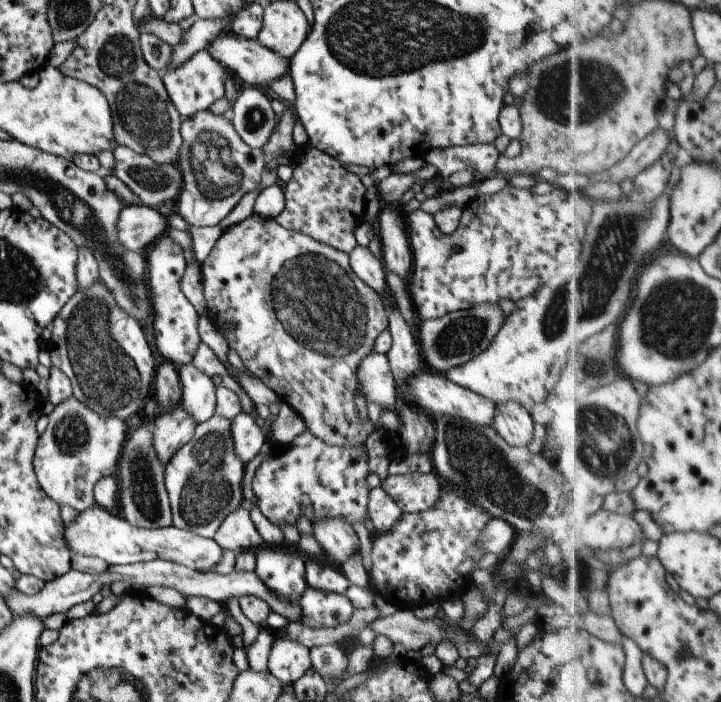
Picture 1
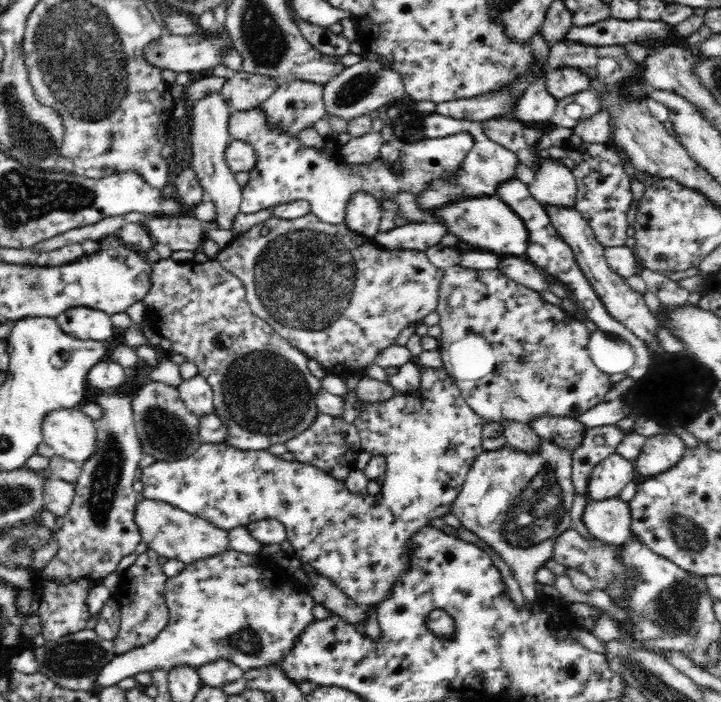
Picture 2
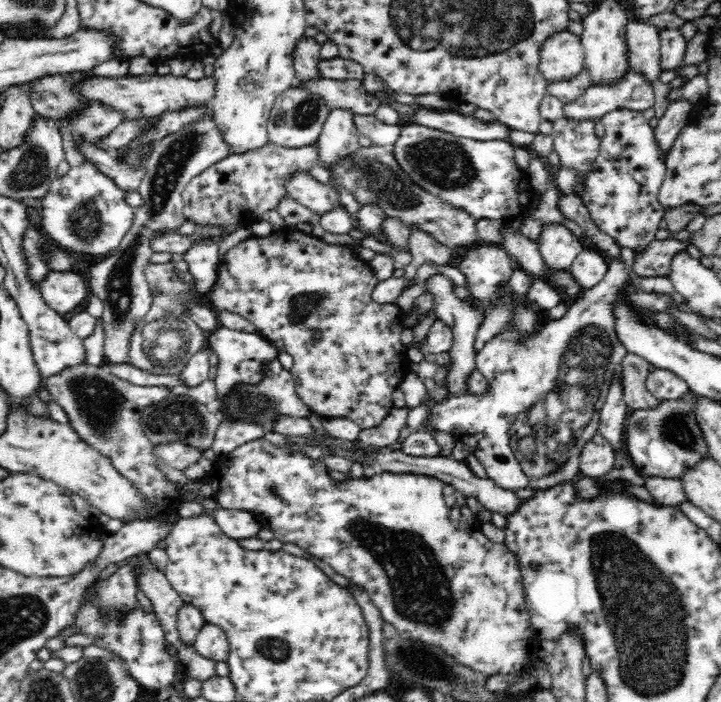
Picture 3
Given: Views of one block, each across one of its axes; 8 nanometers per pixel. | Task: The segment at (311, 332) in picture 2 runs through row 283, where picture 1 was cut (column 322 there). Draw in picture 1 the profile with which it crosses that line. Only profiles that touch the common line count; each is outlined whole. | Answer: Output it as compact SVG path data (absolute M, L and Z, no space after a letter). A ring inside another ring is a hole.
M253 214L245 218L237 225L233 225L228 230L222 232L221 236L208 256L200 263L201 285L203 288L203 297L205 300L206 311L209 318L220 330L223 338L227 342L228 348L233 350L241 360L245 369L264 386L267 386L281 402L288 405L301 418L306 432L314 438L321 440L328 446L335 447L356 447L362 445L367 436L378 427L371 425L368 419L365 421L356 418L354 408L354 396L357 394L357 384L355 372L357 366L372 351L376 337L387 329L386 308L383 296L374 292L367 284L364 284L351 271L347 259L348 254L327 244L315 241L298 231L287 231L283 229L274 219L261 218ZM231 323L231 329L225 329L224 324Z

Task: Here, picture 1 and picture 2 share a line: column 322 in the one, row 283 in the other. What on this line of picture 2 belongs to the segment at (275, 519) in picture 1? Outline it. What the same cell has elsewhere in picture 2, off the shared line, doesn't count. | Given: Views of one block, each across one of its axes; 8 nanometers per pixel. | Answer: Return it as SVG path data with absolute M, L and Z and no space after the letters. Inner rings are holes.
M461 264L447 268L443 271L443 282L442 286L440 286L437 312L440 315L439 325L440 328L442 328L442 335L439 340L441 343L439 344L438 350L441 353L443 367L456 381L468 406L471 406L472 410L486 422L496 422L502 426L504 421L516 421L531 426L531 422L540 417L576 419L593 406L604 402L604 396L606 396L606 393L611 389L613 382L610 381L609 374L602 372L591 359L587 347L591 332L584 323L582 323L580 318L570 316L562 310L562 307L545 301L540 293L510 280L499 268L496 270L474 270L464 268Z

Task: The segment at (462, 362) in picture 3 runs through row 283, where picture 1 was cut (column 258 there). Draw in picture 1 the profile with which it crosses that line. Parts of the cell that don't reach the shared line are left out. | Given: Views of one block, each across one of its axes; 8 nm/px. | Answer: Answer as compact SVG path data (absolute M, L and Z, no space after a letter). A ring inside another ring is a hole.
M243 412L230 421L230 441L235 456L243 464L248 463L267 443L254 418Z

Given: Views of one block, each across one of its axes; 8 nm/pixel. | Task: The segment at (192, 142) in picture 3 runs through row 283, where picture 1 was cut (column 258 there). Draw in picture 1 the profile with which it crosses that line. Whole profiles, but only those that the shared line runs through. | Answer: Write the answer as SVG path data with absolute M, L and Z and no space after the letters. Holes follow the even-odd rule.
M247 87L238 92L237 98L231 106L231 112L233 112L233 118L231 118L230 124L239 139L250 148L261 149L271 137L277 122L270 101L263 96L257 87Z

